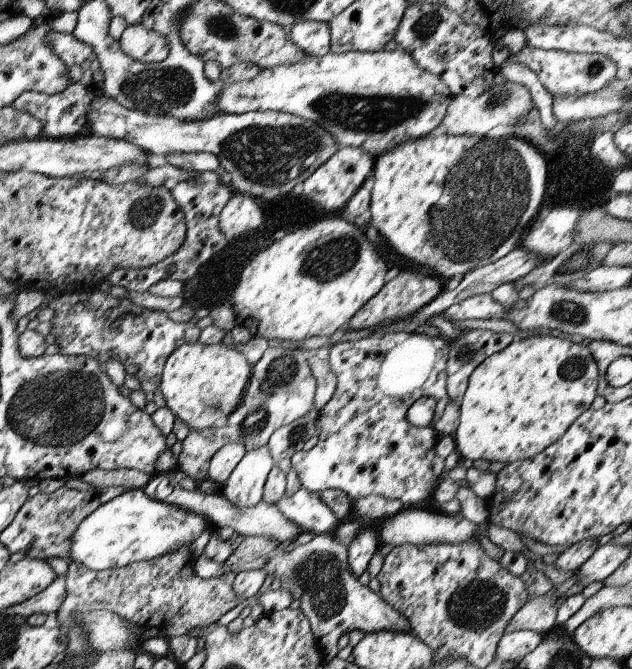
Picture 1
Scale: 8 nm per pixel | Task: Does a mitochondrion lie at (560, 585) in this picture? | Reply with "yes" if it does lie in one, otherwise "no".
no

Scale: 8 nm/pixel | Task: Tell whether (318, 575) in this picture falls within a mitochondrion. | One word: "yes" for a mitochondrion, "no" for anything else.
yes

